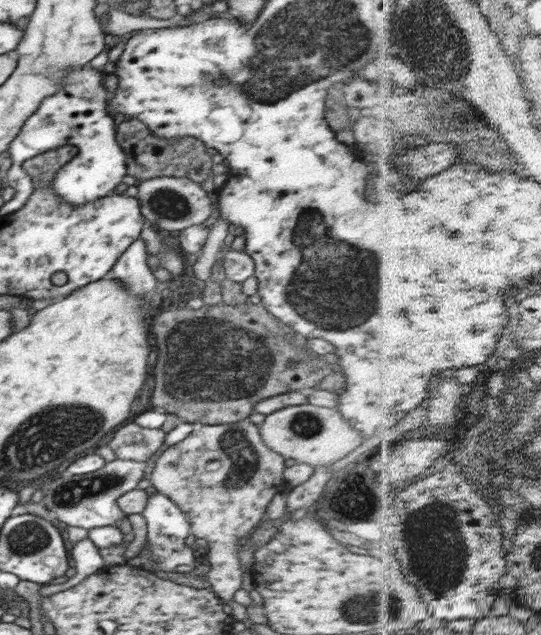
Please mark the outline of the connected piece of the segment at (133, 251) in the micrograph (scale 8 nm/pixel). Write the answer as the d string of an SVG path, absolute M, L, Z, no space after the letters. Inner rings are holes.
M140 237L123 253L114 264L108 278L118 280L131 293L142 296L155 294L160 286L146 262L150 256L146 242Z

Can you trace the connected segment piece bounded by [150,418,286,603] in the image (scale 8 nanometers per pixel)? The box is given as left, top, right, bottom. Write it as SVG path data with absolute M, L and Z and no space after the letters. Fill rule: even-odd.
M246 418L230 424L196 425L185 439L169 446L161 454L150 474L151 490L162 492L173 500L182 512L186 513L191 526L192 539L204 538L206 540L208 562L212 568L207 574L207 580L216 596L224 603L232 601L235 592L242 586L240 546L261 524L267 505L285 482L284 462L286 462L285 457L265 445L258 425Z

